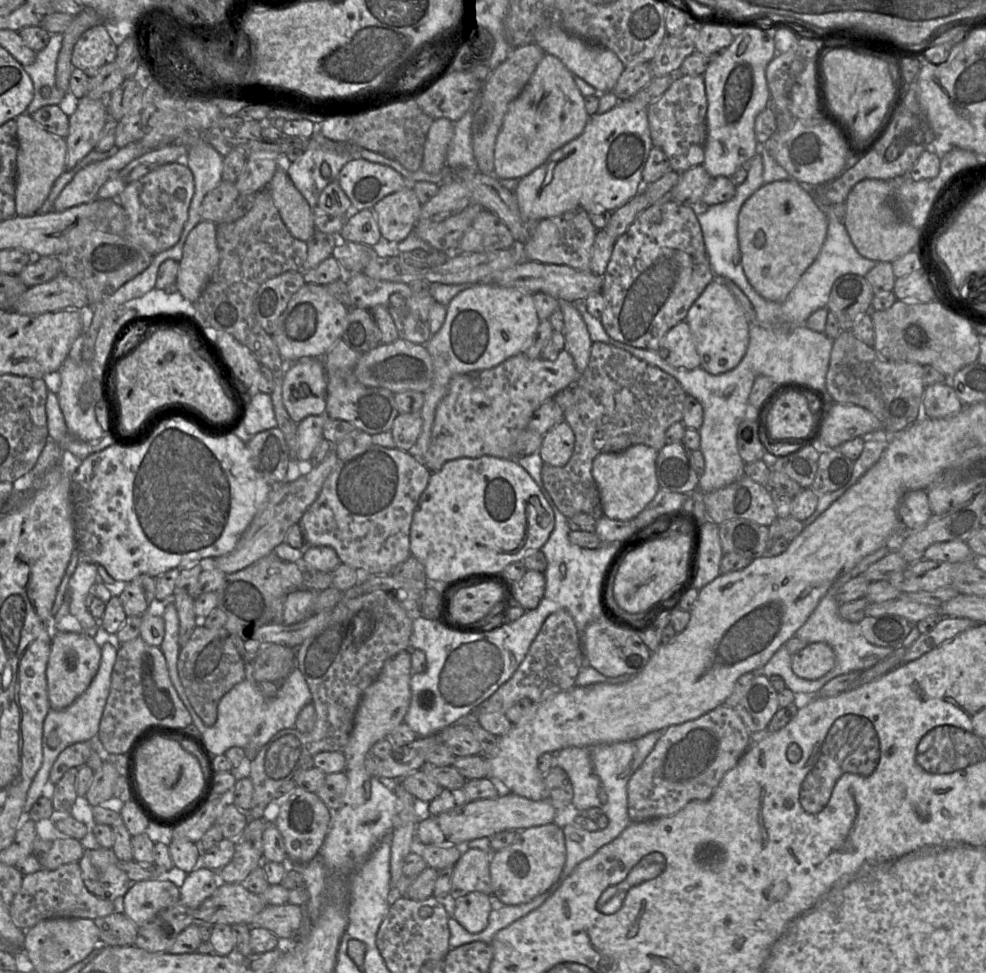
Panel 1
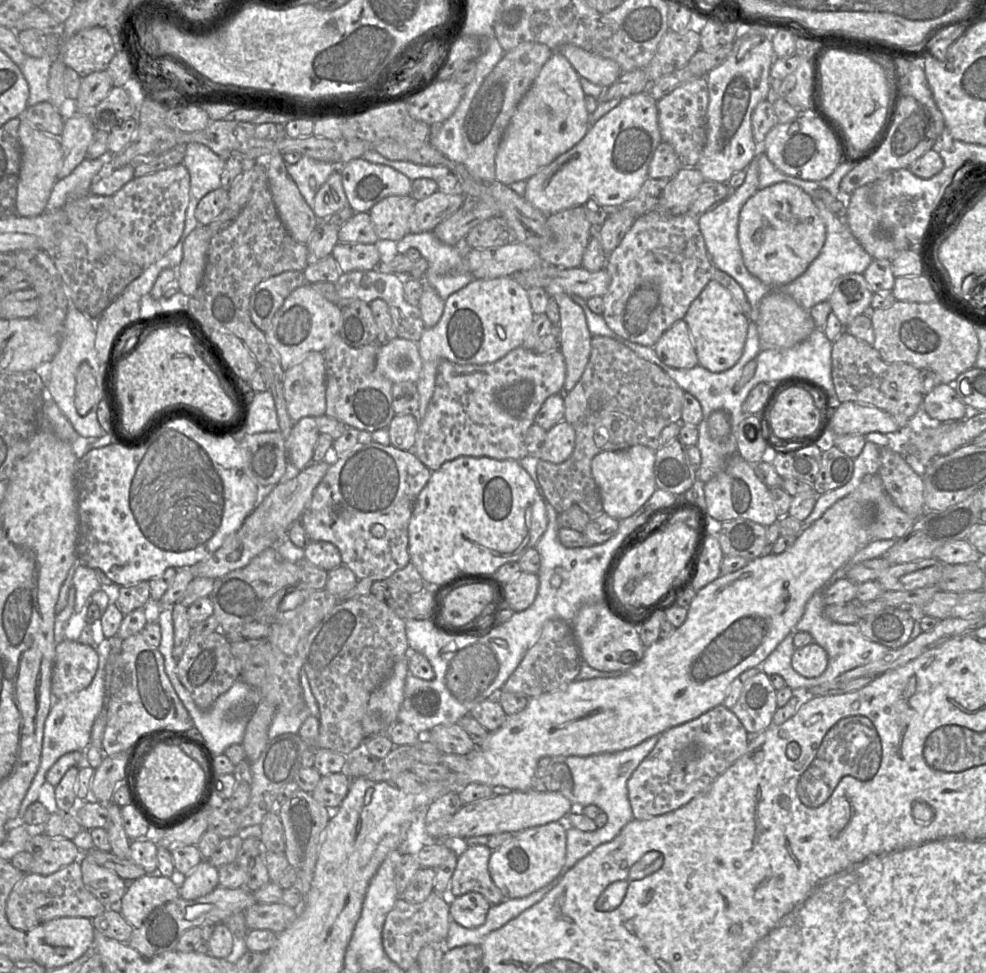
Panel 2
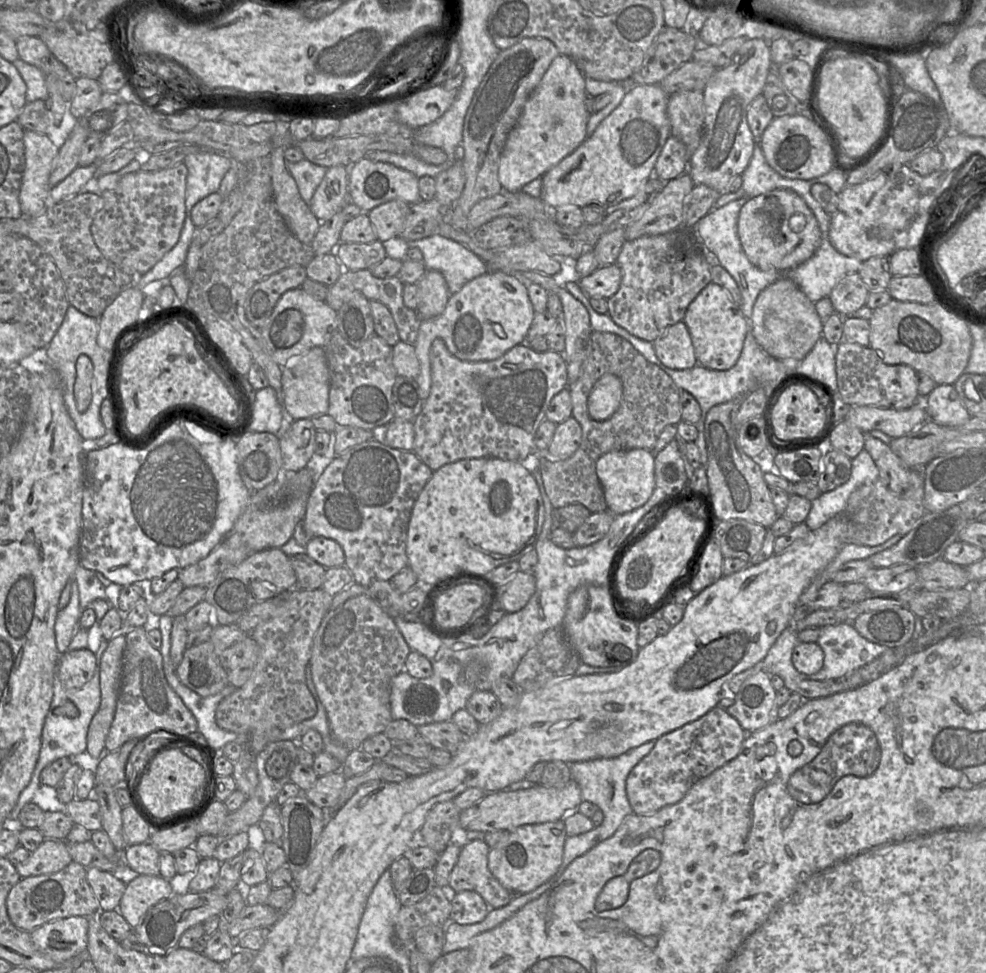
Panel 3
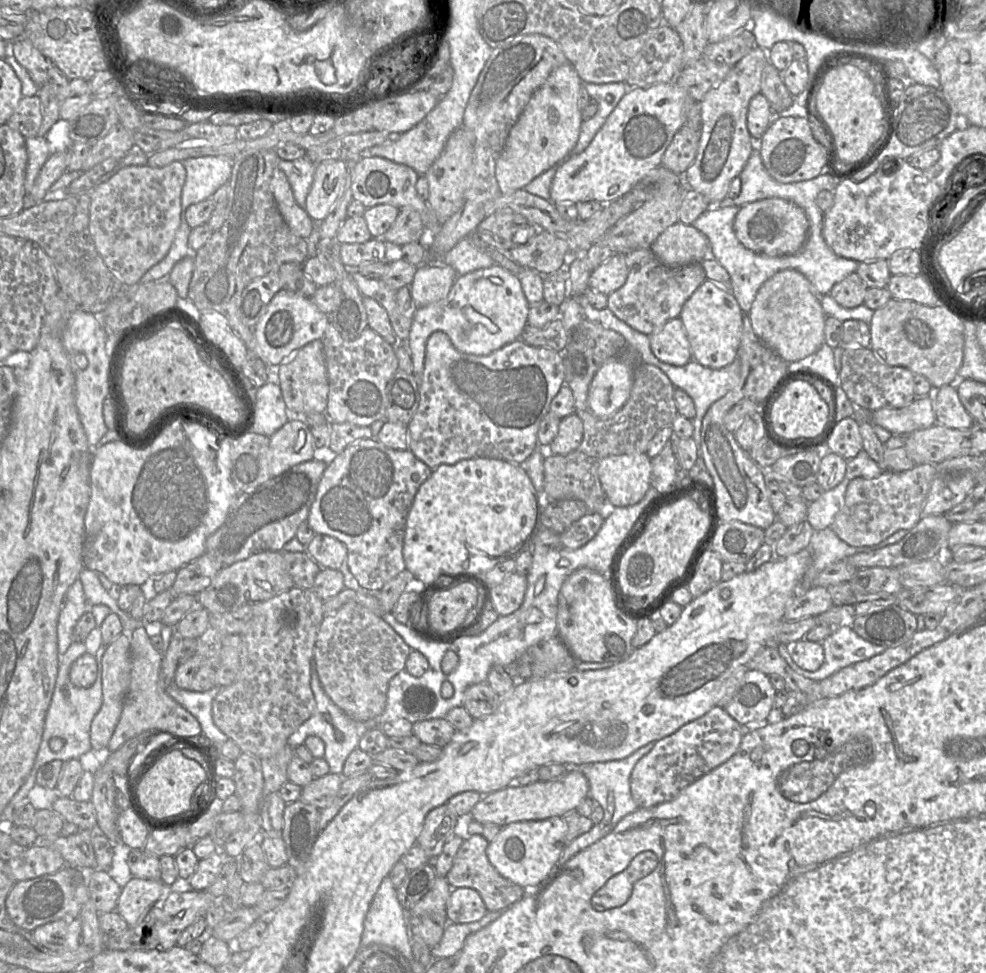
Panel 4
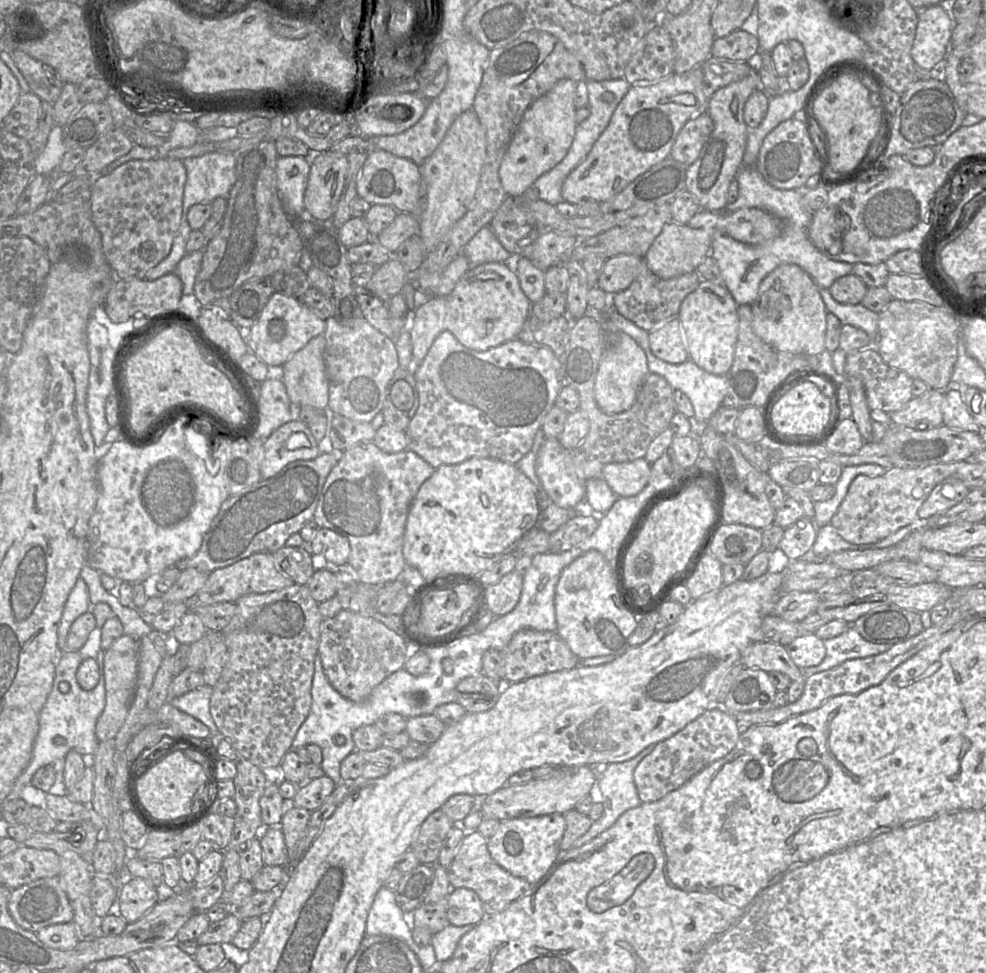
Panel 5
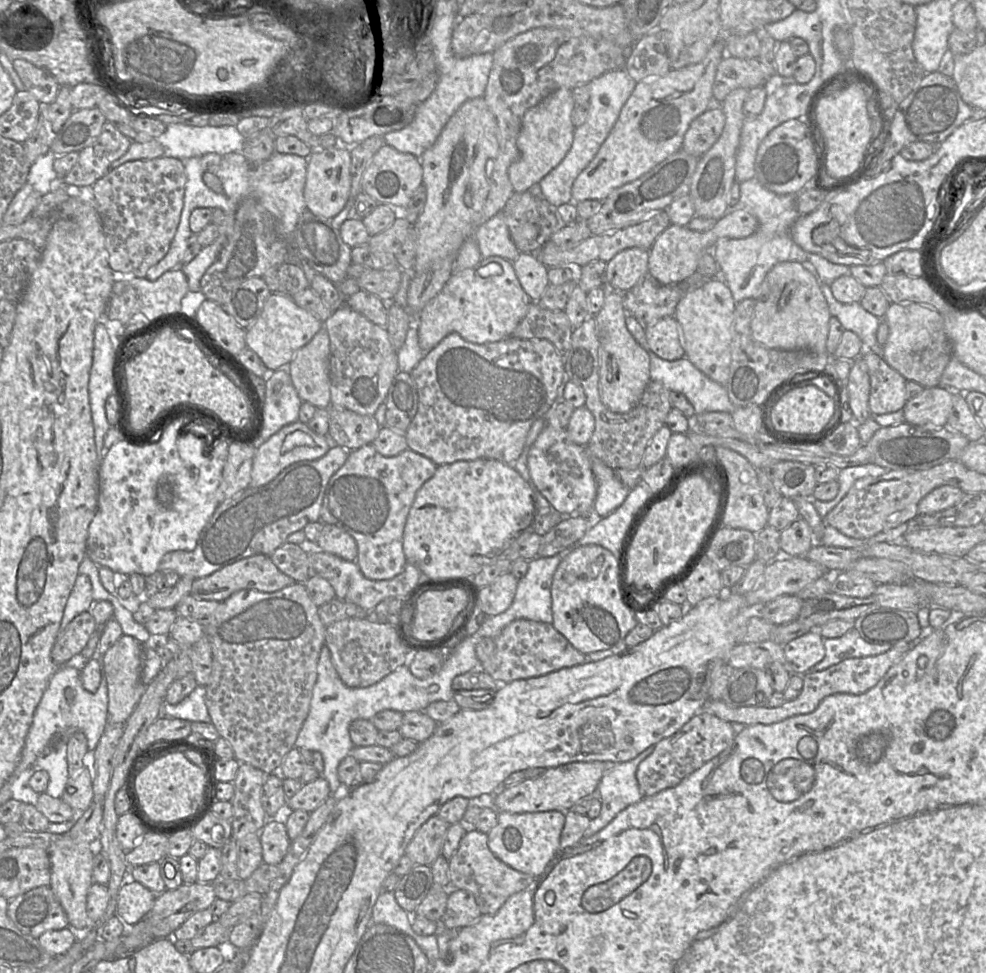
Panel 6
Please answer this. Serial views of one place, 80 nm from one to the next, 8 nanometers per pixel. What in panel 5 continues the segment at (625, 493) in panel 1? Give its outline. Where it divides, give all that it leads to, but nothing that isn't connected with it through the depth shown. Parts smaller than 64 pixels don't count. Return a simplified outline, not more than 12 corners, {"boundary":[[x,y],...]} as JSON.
{"boundary":[[645,458],[608,463],[601,477],[618,498],[648,485]]}

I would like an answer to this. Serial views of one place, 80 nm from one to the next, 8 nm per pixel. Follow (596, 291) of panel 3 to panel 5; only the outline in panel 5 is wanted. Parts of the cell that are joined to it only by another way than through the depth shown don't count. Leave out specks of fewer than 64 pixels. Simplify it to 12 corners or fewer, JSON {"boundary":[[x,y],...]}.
{"boundary":[[608,258],[596,287],[609,296],[627,289],[643,258]]}

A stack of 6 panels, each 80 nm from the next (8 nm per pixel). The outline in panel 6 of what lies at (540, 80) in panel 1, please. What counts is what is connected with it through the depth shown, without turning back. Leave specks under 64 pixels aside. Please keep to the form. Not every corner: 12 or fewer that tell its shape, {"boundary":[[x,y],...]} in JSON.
{"boundary":[[572,89],[526,111],[519,157],[517,193],[533,191],[571,148]]}

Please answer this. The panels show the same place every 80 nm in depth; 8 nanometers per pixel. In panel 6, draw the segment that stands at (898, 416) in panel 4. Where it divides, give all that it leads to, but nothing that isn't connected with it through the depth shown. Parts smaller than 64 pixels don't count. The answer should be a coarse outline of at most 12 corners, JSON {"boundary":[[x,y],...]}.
{"boundary":[[944,386],[924,388],[903,407],[905,422],[943,428],[953,407]]}

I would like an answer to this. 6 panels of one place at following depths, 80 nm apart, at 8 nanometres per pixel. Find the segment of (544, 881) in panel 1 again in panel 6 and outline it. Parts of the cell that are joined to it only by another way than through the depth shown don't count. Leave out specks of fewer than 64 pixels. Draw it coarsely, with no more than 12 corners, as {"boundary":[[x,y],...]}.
{"boundary":[[499,812],[492,853],[540,877],[560,852],[565,812]]}

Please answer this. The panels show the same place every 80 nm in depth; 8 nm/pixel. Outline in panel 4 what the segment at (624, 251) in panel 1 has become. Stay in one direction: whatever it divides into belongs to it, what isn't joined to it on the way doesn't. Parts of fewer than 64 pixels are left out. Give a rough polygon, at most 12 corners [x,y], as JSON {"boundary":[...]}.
{"boundary":[[625,255],[625,284],[607,308],[652,335],[679,318],[707,280],[701,263],[663,265]]}

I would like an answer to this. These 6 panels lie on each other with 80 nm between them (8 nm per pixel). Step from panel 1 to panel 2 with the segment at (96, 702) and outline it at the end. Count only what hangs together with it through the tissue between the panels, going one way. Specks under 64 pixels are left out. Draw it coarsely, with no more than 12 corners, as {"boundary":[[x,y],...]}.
{"boundary":[[105,638],[90,685],[55,699],[44,723],[41,761],[14,818],[24,822],[51,766],[85,751],[104,705]]}

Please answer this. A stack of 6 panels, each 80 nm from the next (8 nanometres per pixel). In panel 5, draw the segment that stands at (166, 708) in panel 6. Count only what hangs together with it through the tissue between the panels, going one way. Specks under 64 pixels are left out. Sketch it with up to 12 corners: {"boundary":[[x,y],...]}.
{"boundary":[[204,685],[167,702],[221,733],[210,713],[213,687]]}

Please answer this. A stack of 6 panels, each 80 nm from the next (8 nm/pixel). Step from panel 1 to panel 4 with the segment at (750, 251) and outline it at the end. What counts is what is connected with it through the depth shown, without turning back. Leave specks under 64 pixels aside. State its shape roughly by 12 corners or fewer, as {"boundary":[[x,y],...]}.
{"boundary":[[781,198],[742,206],[744,247],[769,257],[799,252],[804,210]]}

